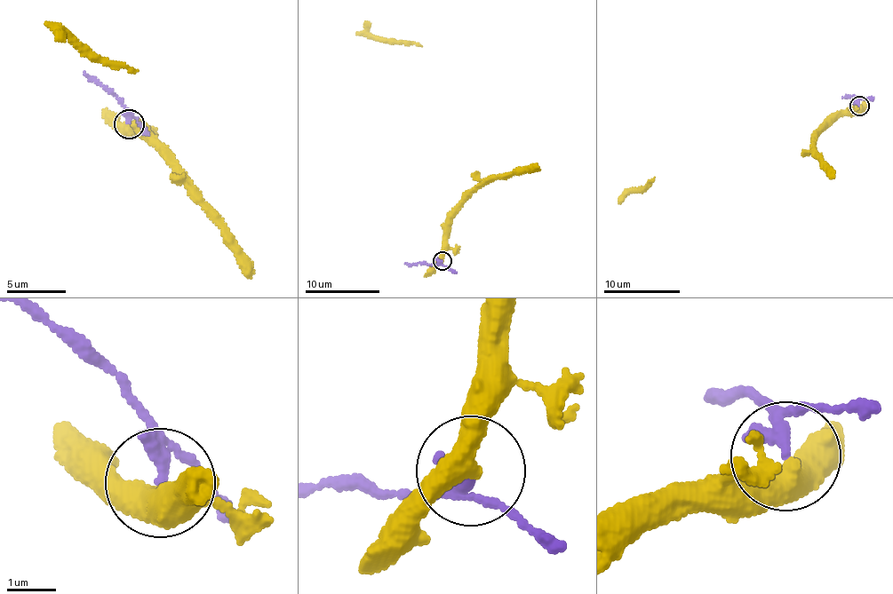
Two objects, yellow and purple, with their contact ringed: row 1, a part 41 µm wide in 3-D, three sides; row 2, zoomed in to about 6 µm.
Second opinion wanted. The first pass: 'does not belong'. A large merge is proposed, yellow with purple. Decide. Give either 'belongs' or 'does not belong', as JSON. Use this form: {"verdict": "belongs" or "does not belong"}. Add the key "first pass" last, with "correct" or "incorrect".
{"verdict": "does not belong", "first pass": "correct"}

